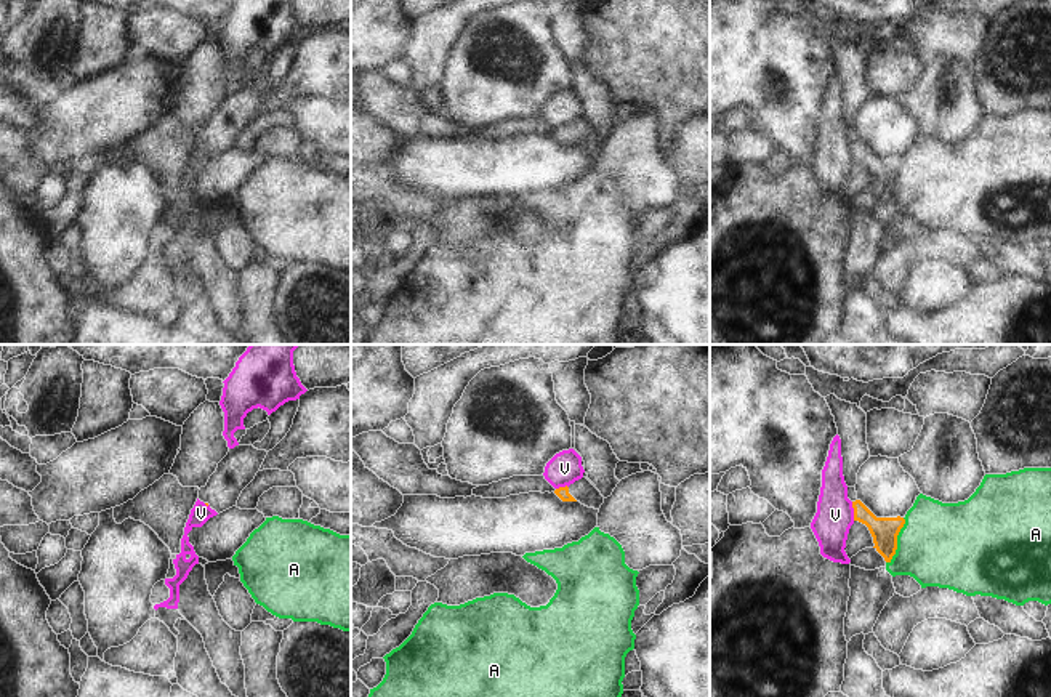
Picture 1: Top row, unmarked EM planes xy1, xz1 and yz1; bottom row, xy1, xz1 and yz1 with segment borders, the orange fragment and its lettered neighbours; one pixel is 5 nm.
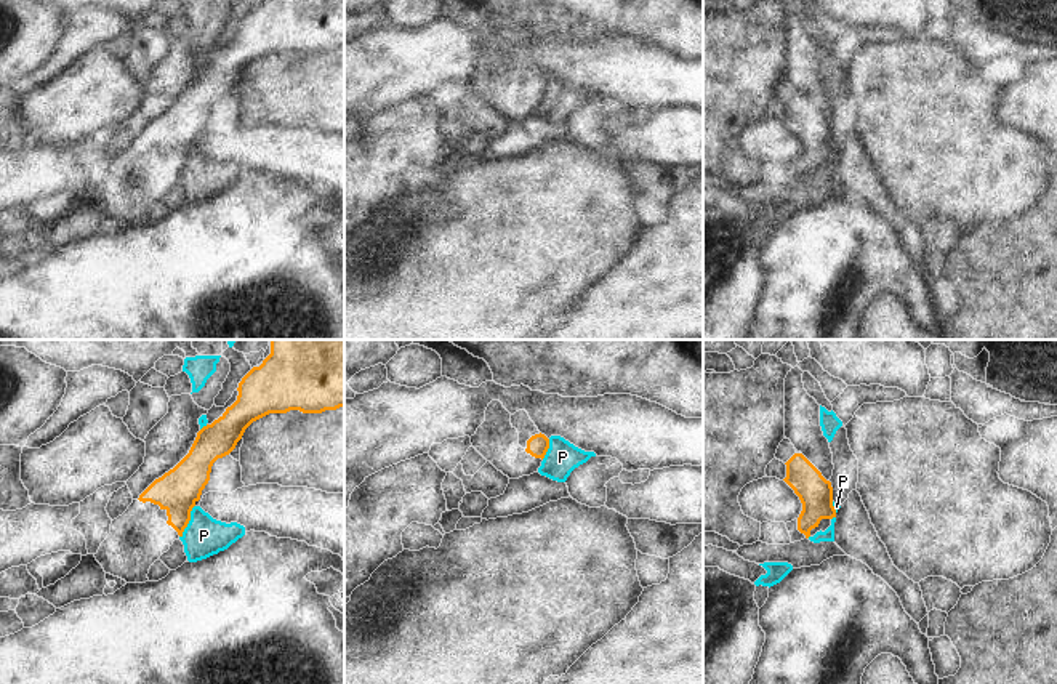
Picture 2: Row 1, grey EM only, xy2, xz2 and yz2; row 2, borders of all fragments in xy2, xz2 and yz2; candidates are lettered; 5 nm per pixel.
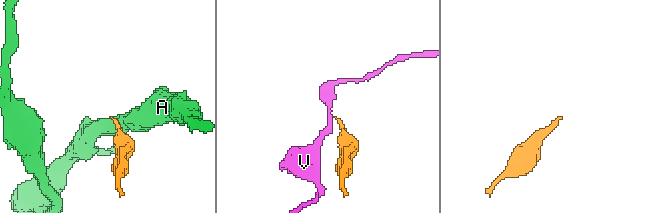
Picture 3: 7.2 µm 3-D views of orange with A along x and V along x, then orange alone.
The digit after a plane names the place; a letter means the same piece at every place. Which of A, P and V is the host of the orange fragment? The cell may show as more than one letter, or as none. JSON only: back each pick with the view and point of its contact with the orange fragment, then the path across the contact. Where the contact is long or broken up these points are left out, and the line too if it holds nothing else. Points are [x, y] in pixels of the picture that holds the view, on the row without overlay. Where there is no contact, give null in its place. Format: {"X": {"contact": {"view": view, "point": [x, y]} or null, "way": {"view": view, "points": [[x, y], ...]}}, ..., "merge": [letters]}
{"merge": []}

